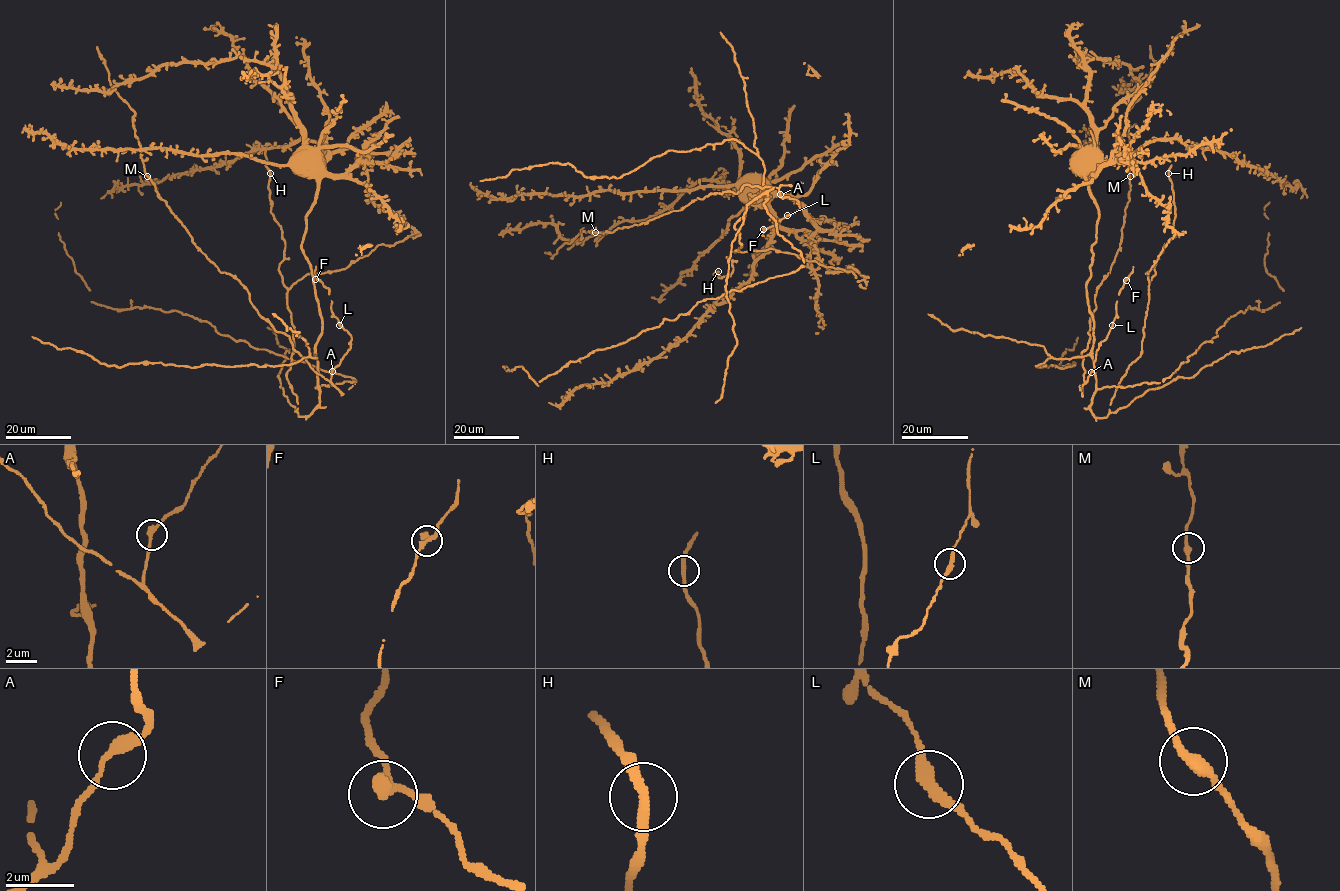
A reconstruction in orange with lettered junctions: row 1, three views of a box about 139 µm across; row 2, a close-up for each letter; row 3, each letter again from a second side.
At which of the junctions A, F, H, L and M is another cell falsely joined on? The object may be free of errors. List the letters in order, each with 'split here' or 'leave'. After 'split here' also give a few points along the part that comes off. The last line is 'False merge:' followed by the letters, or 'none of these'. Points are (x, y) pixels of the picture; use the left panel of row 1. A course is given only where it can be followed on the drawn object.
A: leave
F: leave
H: leave
L: leave
M: leave
False merge: none of these

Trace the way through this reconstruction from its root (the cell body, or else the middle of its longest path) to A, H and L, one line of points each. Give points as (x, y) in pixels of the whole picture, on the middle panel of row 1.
A: (755, 178), (751, 198), (696, 181), (645, 219), (561, 238), (646, 223), (745, 185), (780, 194)
H: (755, 178), (800, 205), (828, 269), (864, 279), (770, 248), (731, 251), (732, 272), (718, 271)
L: (755, 178), (751, 198), (696, 181), (645, 219), (561, 238), (646, 223), (745, 185), (797, 199), (788, 215)

